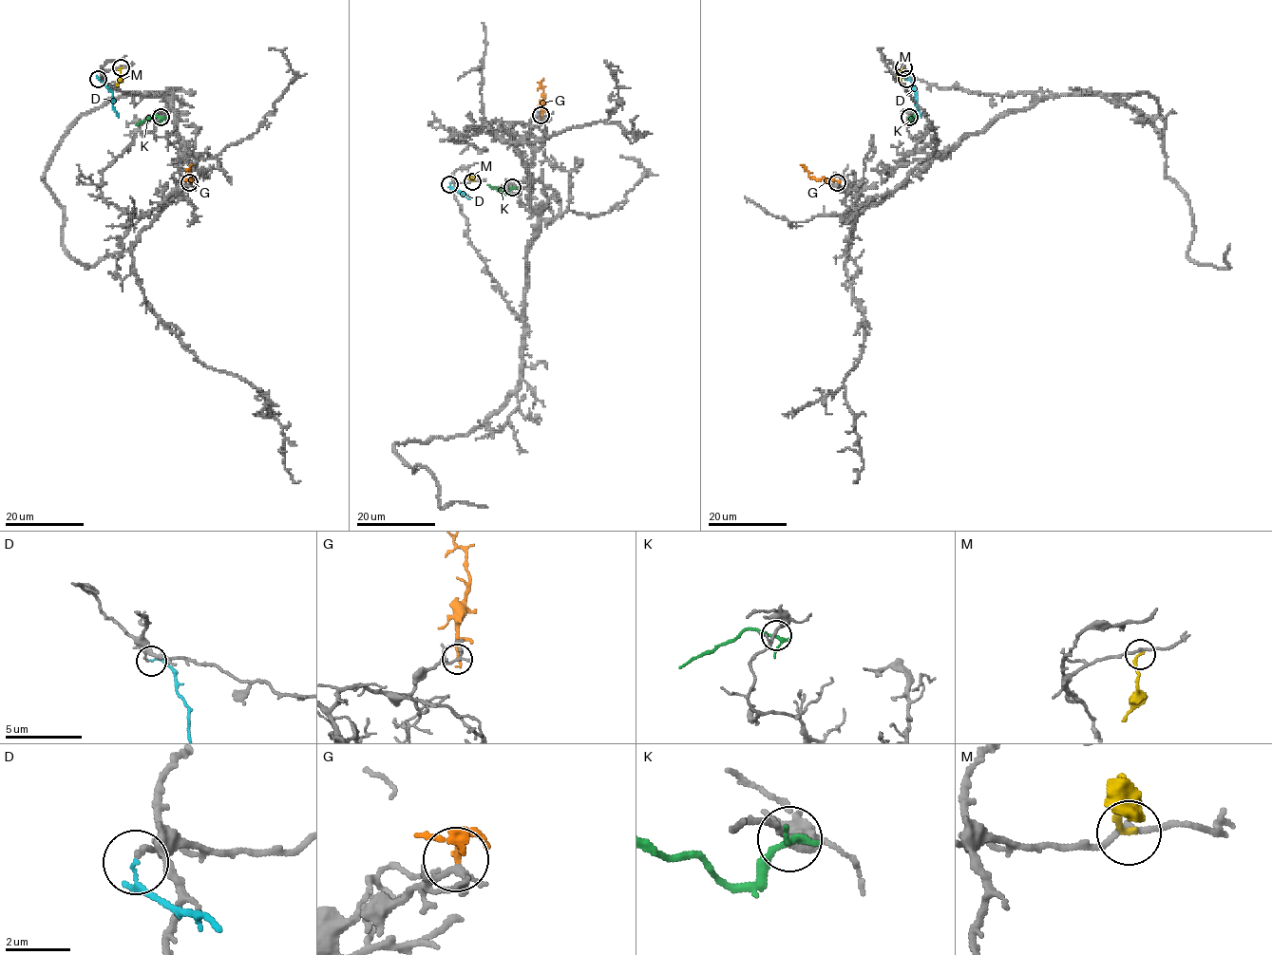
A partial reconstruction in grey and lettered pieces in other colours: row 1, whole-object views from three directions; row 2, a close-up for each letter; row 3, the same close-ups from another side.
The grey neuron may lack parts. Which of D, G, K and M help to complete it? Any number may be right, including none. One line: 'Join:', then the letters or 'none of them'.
Join: G

